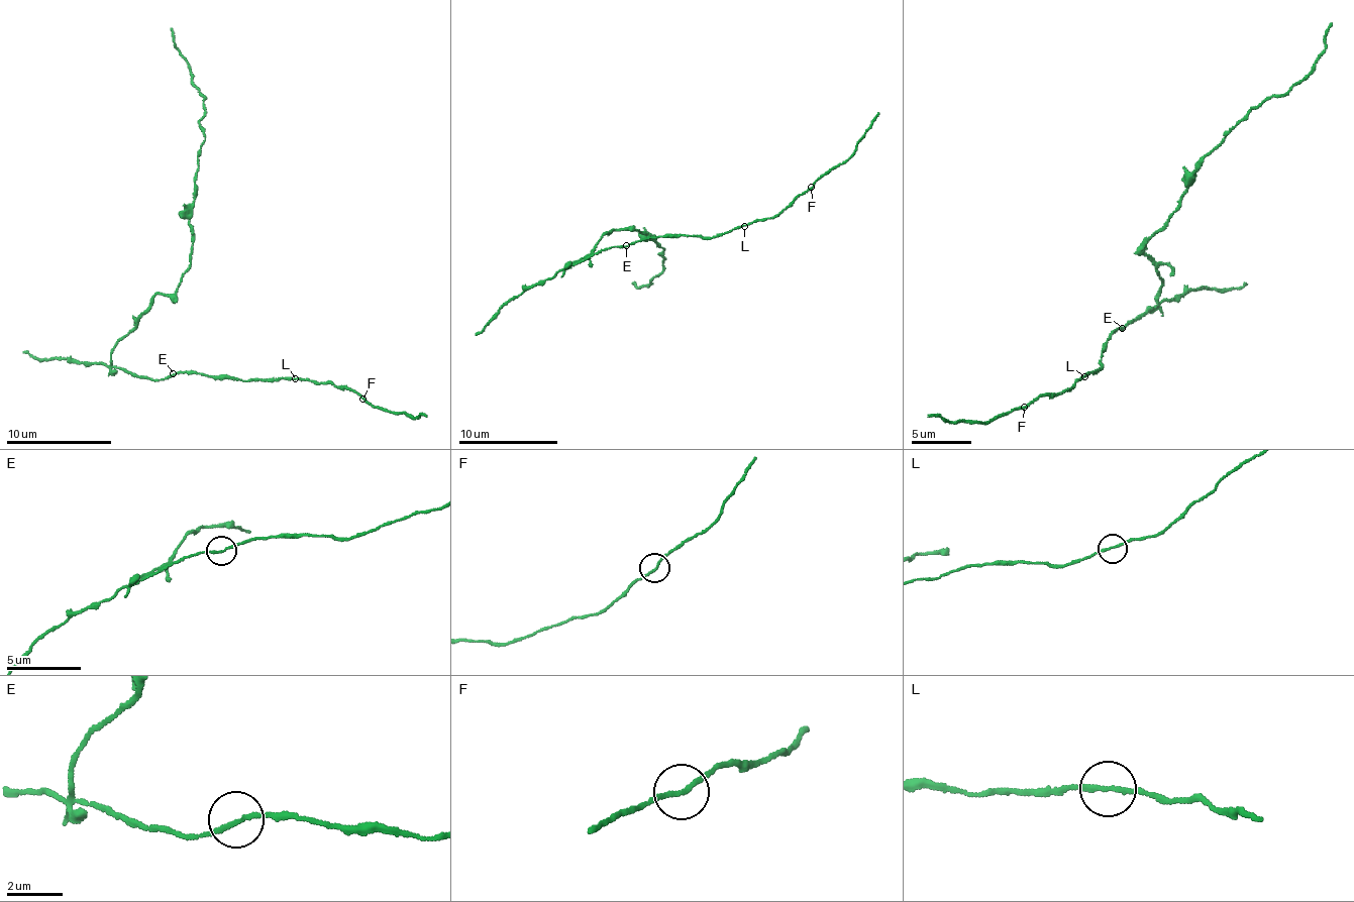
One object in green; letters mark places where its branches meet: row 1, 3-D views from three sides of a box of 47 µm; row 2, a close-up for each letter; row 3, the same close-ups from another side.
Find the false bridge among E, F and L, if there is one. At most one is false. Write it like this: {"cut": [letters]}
{"cut": ["E"]}

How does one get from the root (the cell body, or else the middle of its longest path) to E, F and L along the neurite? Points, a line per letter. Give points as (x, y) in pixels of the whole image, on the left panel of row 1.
E: (110, 358), (115, 366), (139, 375), (168, 379), (174, 374)
F: (110, 358), (115, 366), (161, 379), (184, 371), (230, 379), (311, 379), (352, 391), (362, 399)
L: (110, 358), (115, 366), (161, 379), (168, 379), (174, 374), (184, 371), (228, 375), (230, 379), (295, 378)

